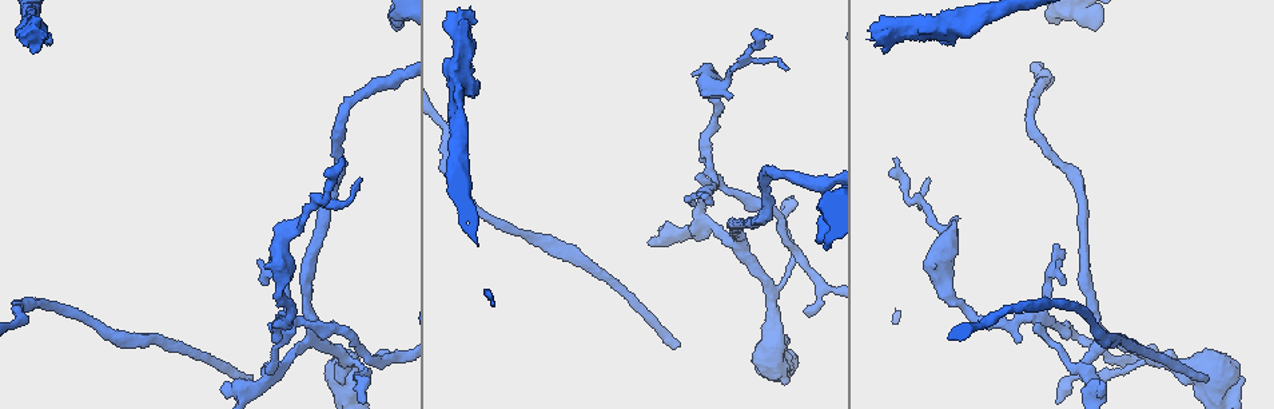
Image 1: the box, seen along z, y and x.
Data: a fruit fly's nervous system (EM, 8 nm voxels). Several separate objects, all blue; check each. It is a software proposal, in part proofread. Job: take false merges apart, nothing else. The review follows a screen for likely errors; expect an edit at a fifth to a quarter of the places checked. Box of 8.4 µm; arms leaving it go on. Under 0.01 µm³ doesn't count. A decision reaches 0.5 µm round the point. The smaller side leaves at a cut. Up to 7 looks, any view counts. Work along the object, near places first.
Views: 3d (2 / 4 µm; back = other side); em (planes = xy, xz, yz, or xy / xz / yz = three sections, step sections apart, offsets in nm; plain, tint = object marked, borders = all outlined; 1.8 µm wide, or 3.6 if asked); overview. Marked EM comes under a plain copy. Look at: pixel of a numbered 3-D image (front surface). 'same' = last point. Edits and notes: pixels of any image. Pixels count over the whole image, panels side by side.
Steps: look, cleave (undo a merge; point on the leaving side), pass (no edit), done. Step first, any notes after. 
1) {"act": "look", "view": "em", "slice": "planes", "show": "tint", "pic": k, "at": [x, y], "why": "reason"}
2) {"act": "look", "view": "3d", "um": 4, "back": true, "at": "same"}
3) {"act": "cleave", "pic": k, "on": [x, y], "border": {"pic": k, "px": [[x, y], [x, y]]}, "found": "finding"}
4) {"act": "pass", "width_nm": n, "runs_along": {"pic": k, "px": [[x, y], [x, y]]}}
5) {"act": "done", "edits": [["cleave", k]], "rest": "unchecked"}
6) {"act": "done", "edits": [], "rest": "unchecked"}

{"act": "look", "view": "em", "slice": "yz", "step": 4, "show": "tint", "pic": 1, "at": [313, 207], "why": "a fork"}

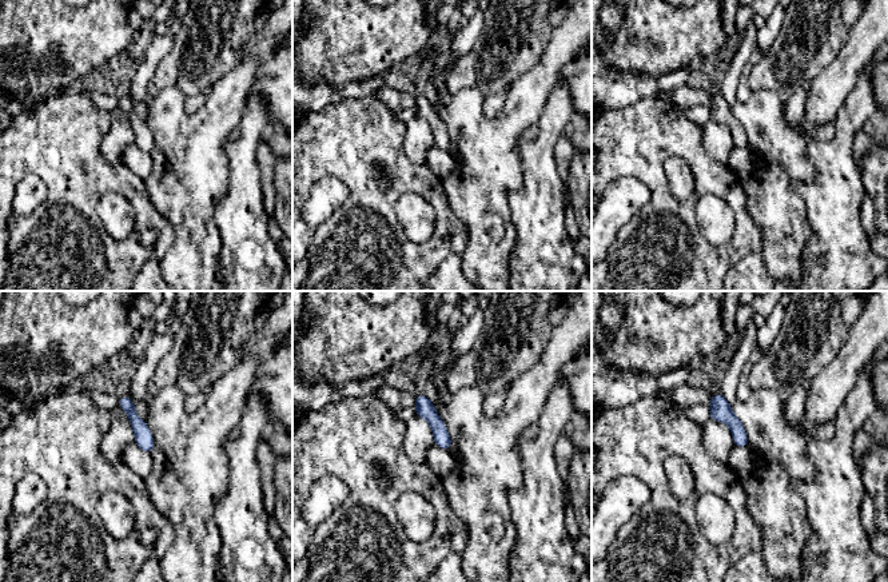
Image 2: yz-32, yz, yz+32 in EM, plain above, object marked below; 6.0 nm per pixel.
{"act": "pass", "runs_along": {"pic": 2, "px": [[419, 398], [434, 419], [446, 446]]}, "found": "all the same neuron"}

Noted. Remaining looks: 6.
{"act": "look", "view": "3d", "um": 2, "back": true, "pic": 1, "at": [463, 23], "why": "calibre changes"}

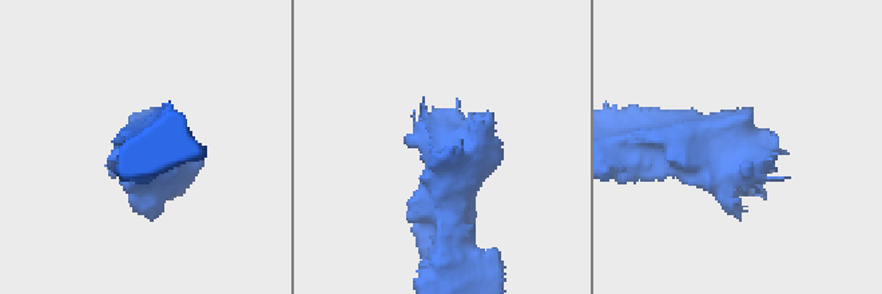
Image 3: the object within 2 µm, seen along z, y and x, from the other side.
{"act": "look", "view": "em", "slice": "planes", "show": "borders", "pic": 3, "at": [447, 152], "why": "need the tissue"}

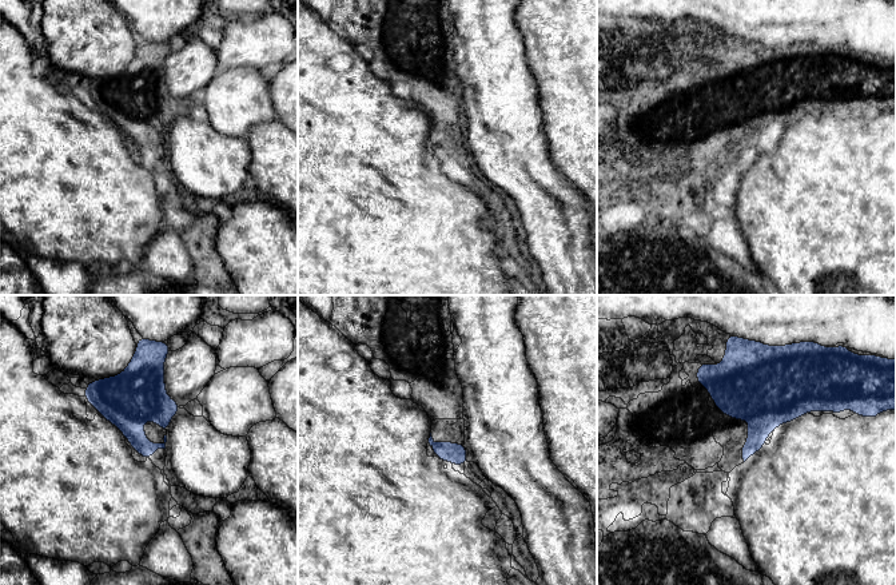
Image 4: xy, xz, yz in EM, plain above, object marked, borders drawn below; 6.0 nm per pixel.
{"act": "pass", "width_nm": 120, "found": "all the same neuron"}

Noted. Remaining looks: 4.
{"act": "look", "view": "em", "slice": "planes", "show": "tint", "pic": 1, "at": [714, 179], "why": "sharp bend"}

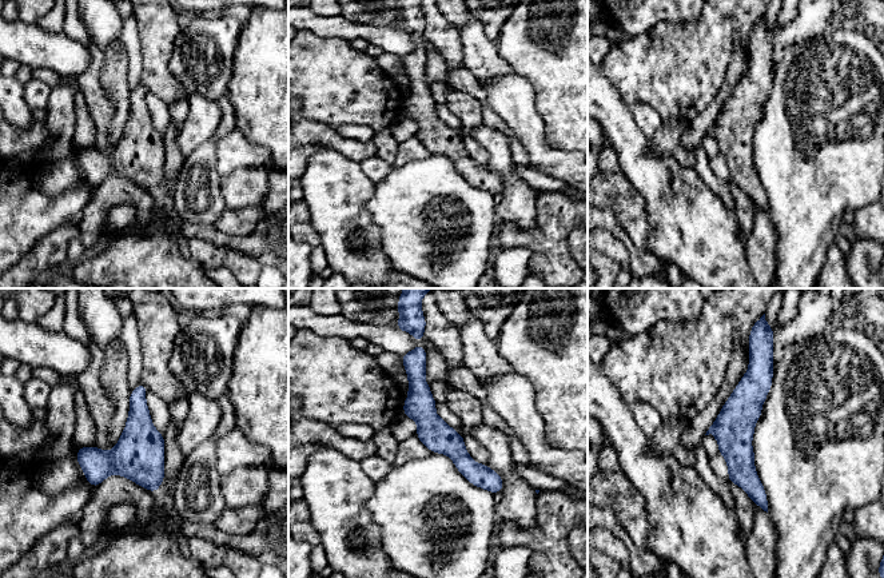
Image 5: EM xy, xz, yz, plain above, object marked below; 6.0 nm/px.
{"act": "pass", "runs_along": {"pic": 5, "px": [[418, 361], [429, 423], [497, 489]]}, "found": "one neuron here"}

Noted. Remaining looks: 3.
{"act": "done", "edits": [], "rest": "unchecked"}

